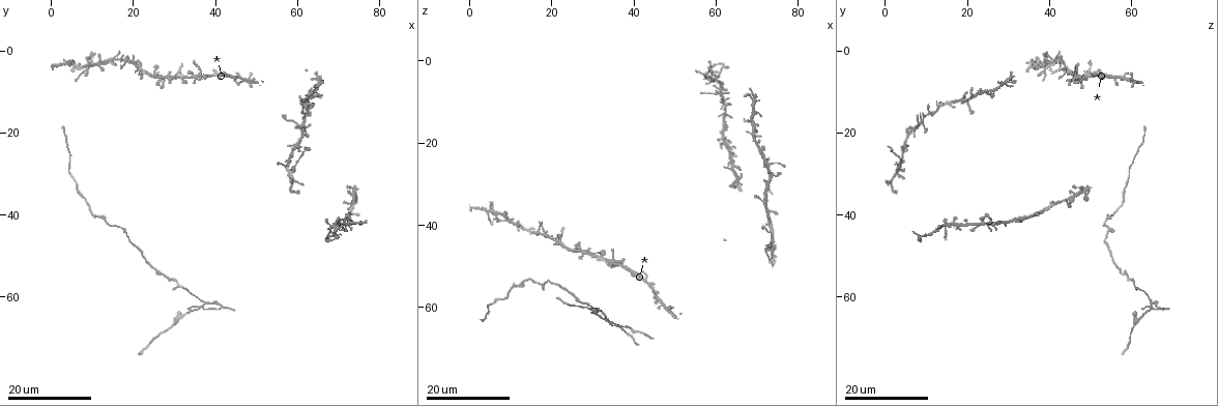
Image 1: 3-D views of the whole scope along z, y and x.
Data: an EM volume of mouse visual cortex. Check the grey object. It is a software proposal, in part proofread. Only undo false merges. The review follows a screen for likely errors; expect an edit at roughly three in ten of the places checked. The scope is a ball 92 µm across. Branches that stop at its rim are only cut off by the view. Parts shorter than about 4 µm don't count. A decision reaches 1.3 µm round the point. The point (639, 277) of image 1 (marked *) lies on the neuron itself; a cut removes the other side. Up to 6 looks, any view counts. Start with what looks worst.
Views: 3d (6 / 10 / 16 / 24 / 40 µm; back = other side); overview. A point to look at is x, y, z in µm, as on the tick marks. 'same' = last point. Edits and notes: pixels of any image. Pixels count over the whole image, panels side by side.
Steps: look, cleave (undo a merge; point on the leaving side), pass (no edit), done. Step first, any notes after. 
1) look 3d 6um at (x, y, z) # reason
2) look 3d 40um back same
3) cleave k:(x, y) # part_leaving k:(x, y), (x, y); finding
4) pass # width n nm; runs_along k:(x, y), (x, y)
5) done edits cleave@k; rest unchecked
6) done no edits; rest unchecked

look 3d 24um at (58.5, 29.5, 2.0) # thin arm on a thick one

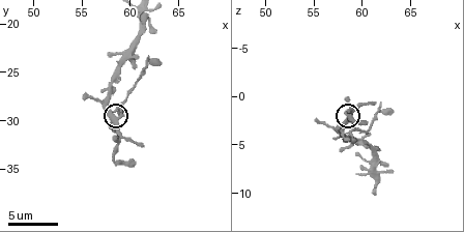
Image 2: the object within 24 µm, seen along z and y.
look 3d 6um same # closer look

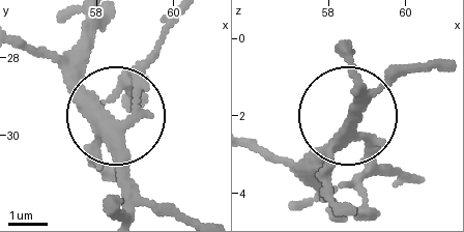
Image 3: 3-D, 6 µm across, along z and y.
cleave 3:(157, 52) # arms 4; part_leaving 3:(140, 90), (164, 24); two neurons meet here

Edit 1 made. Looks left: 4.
look 3d 24um at (9.0, 4.5, 39.0) # branch point

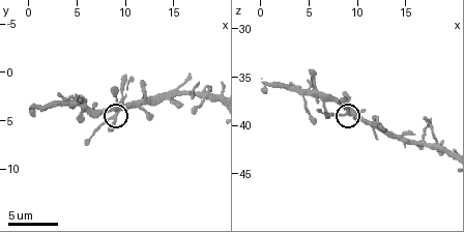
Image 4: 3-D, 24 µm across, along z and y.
look 3d 10um at (9.0, 4.6, 38.8)

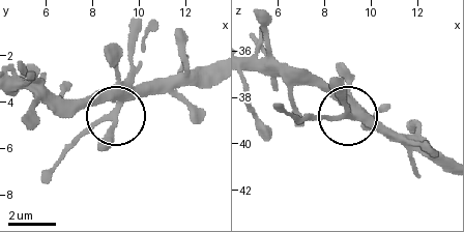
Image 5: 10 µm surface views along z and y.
pass # width 280 nm; runs_along 5:(441, 170), (350, 118), (319, 79); continuous, no second neuron

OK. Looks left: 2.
look 3d 24um at (43.0, 6.5, 53.0) # looks like a crossing

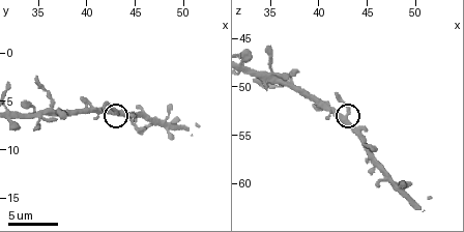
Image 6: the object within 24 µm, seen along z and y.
look 3d 10um at (42.8, 6.2, 53.0)

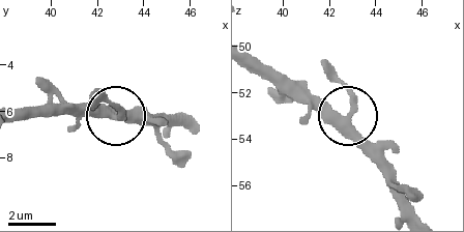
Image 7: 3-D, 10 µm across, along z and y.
pass # side_arm 23 um; runs_along 7:(319, 104), (341, 113), (392, 167); one neuron here

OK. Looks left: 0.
done edits cleave@3; rest unchecked

